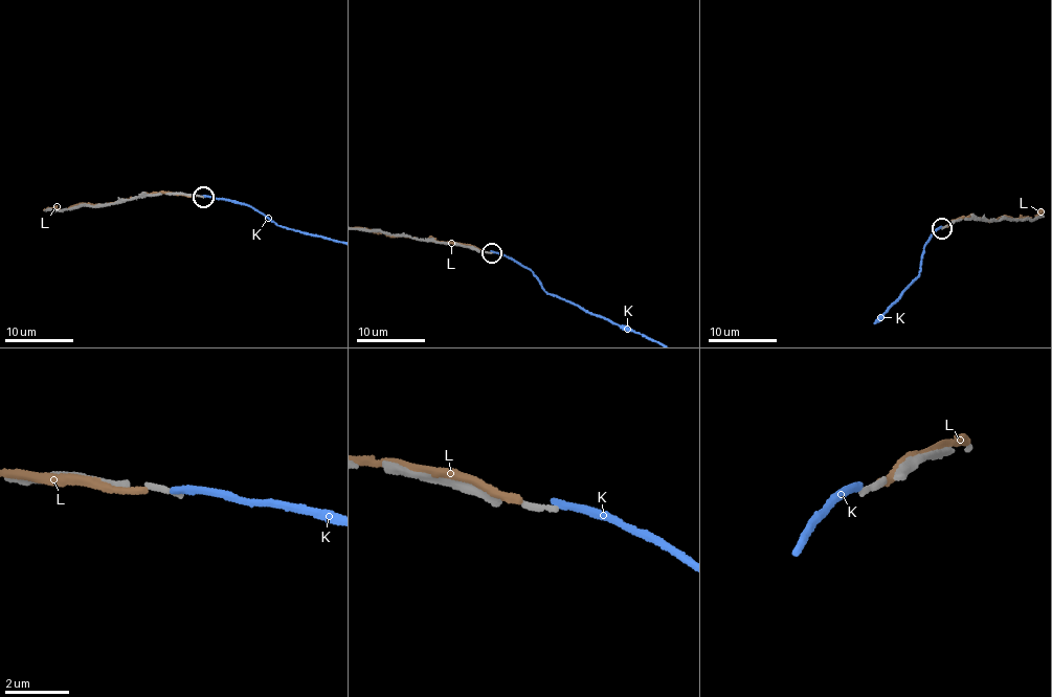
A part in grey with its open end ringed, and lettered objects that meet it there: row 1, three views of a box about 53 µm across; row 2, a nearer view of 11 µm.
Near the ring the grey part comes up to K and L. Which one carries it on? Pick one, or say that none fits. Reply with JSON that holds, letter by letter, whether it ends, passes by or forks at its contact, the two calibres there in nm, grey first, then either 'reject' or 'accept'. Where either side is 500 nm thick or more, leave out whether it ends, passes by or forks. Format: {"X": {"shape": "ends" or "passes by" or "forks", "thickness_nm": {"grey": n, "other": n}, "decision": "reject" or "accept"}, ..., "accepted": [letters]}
{"K": {"shape": "ends", "thickness_nm": {"grey": 200, "other": 220}, "decision": "reject"}, "L": {"shape": "ends", "thickness_nm": {"grey": 190, "other": 200}, "decision": "reject"}, "accepted": []}

